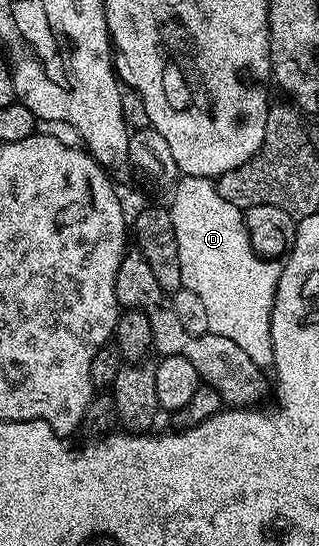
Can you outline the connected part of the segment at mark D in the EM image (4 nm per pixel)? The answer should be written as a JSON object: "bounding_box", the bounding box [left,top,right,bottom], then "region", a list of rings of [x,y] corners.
{"bounding_box":[168,177,282,371],"region":[[[187,177],[173,186],[174,202],[168,208],[172,215],[172,227],[176,231],[176,247],[180,255],[180,275],[182,284],[188,291],[196,291],[196,295],[204,302],[208,314],[208,327],[216,335],[224,335],[236,343],[247,353],[248,359],[266,371],[274,364],[274,348],[272,347],[272,307],[282,274],[282,265],[265,261],[250,245],[250,232],[246,229],[243,210],[228,203],[224,195],[220,195],[217,184],[209,177]]]}

